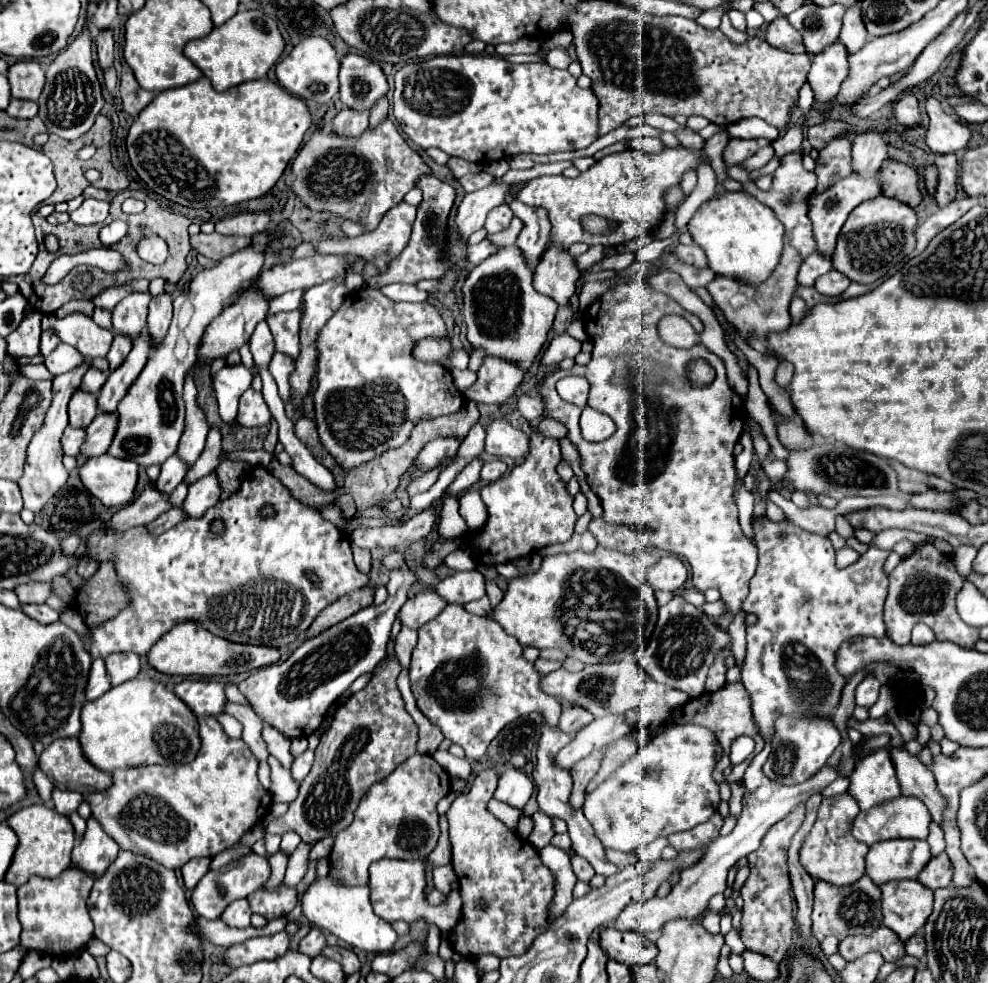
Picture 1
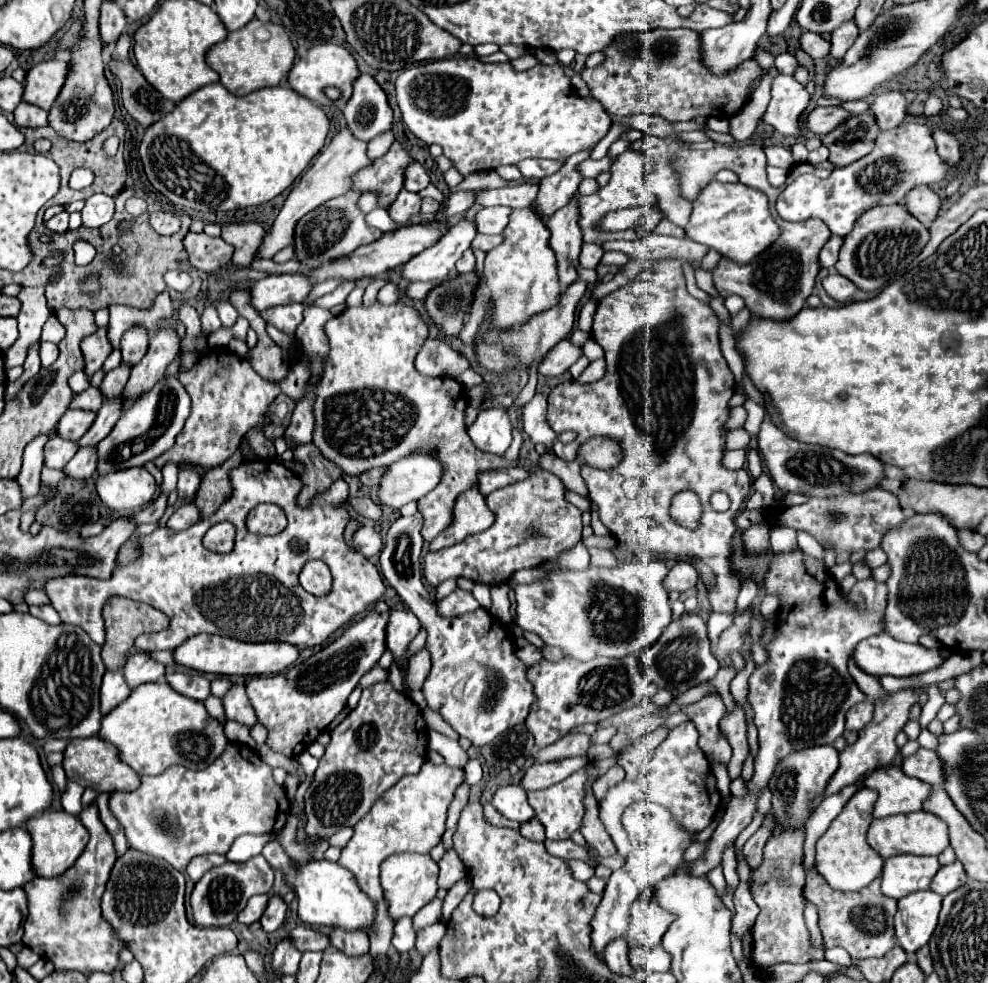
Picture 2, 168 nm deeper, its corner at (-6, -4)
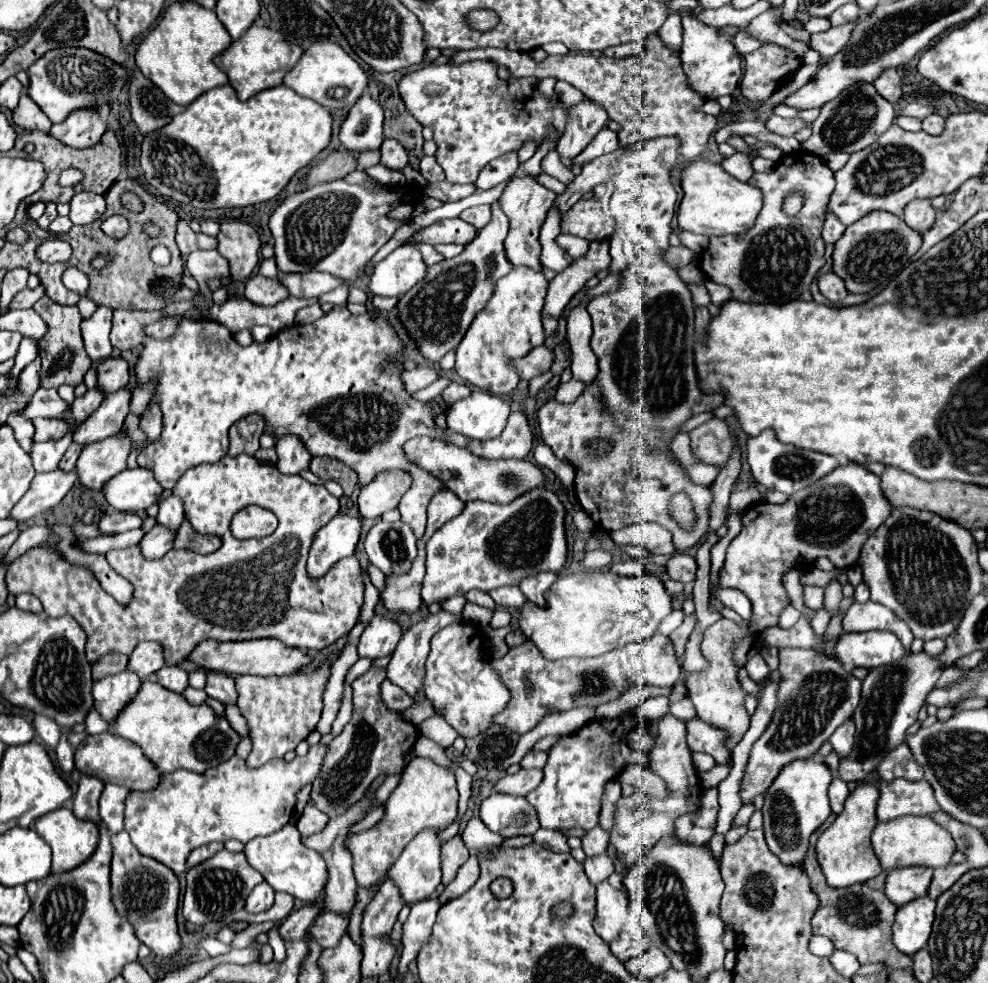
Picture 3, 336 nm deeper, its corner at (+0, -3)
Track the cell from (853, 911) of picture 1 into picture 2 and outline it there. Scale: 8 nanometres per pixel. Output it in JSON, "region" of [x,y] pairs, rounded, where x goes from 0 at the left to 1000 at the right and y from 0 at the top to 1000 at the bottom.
{"region":[[[822,884],[816,890],[816,902],[814,913],[820,915],[828,925],[828,943],[832,947],[834,963],[854,963],[860,974],[864,976],[877,976],[877,974],[893,974],[897,972],[907,955],[905,955],[905,929],[907,929],[907,917],[893,910],[891,906],[891,894],[885,894],[879,902],[864,906],[864,908],[852,908],[838,902],[838,898],[832,894],[832,890]]]}

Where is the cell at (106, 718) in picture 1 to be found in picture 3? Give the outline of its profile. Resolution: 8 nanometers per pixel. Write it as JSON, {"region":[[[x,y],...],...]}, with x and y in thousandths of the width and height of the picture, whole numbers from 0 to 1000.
{"region":[[[152,692],[144,694],[140,706],[119,728],[115,743],[123,751],[140,757],[166,787],[182,781],[194,785],[219,781],[237,769],[243,755],[243,747],[227,728],[219,728],[211,716],[196,718],[184,706],[166,702],[166,698]]]}

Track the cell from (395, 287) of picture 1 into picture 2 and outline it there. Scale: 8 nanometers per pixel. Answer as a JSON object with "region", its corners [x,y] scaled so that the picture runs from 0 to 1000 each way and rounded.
{"region":[[[393,288],[393,290],[389,290],[387,294],[385,294],[385,298],[383,298],[383,306],[385,308],[389,308],[389,310],[397,310],[397,308],[403,308],[405,304],[407,304],[407,294],[403,292],[403,290],[399,290],[399,288]]]}

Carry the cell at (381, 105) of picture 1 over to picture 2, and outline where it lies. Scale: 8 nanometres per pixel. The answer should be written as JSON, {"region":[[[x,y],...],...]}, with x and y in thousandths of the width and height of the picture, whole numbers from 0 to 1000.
{"region":[[[397,131],[381,137],[381,139],[372,145],[372,160],[374,160],[374,162],[385,160],[387,156],[393,154],[393,150],[395,150],[397,145],[399,145],[399,135],[397,135]]]}

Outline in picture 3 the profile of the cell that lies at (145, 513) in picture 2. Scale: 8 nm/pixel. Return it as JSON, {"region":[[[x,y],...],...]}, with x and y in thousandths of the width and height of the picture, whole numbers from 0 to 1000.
{"region":[[[111,521],[111,523],[105,523],[97,537],[101,543],[121,543],[121,541],[128,541],[128,539],[136,539],[136,537],[142,537],[144,533],[144,527],[138,525],[138,523],[130,523],[130,521]]]}

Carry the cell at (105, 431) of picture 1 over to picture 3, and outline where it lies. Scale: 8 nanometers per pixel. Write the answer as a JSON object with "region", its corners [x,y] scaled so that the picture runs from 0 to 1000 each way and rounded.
{"region":[[[55,478],[47,482],[36,482],[28,503],[24,503],[24,507],[20,507],[20,511],[12,517],[10,527],[16,531],[26,531],[40,521],[53,519],[61,513],[61,509],[69,503],[77,488],[77,480],[67,482],[63,478]]]}

